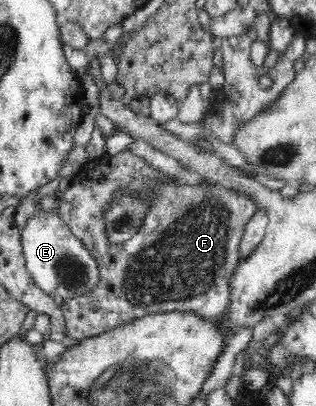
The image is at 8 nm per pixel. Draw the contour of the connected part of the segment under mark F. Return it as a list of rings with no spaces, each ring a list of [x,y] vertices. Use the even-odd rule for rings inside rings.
[[[127,148],[116,155],[108,155],[108,159],[102,161],[89,160],[72,184],[74,187],[82,187],[82,195],[78,199],[80,205],[76,205],[78,213],[60,215],[96,262],[98,281],[88,293],[74,294],[63,299],[61,311],[65,316],[69,337],[80,341],[90,339],[148,313],[192,310],[201,317],[214,318],[221,316],[231,305],[231,279],[236,274],[241,237],[248,221],[263,209],[256,198],[206,176],[202,176],[202,183],[188,185],[170,173],[154,169],[150,163],[146,163],[144,157]],[[120,197],[144,197],[147,210],[143,213],[138,231],[128,241],[117,245],[110,240],[106,213]]]

